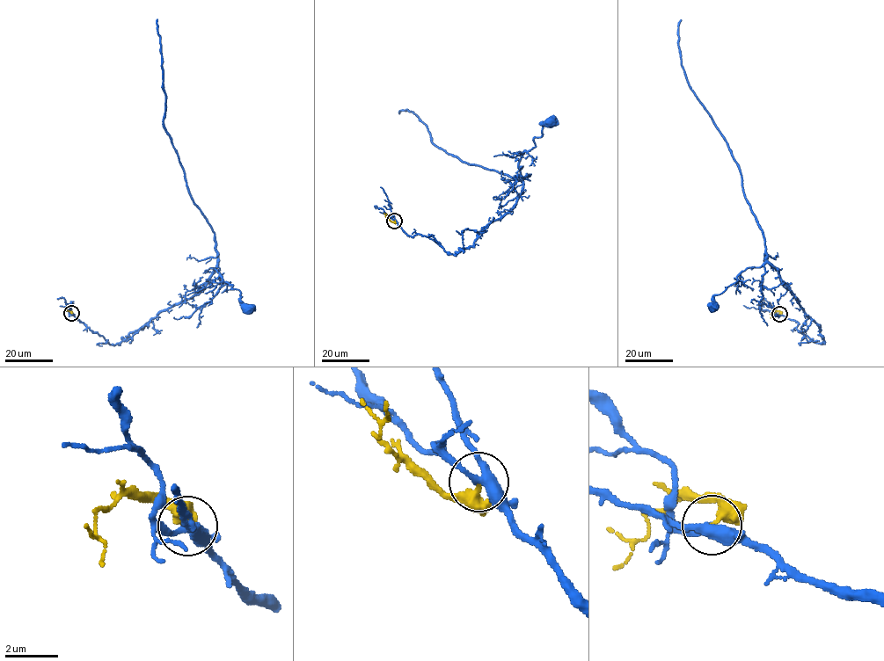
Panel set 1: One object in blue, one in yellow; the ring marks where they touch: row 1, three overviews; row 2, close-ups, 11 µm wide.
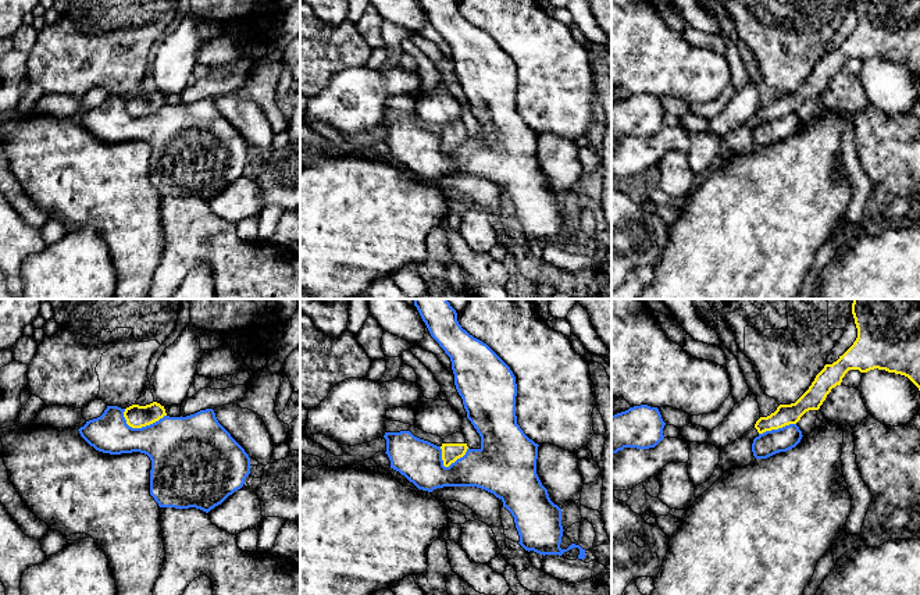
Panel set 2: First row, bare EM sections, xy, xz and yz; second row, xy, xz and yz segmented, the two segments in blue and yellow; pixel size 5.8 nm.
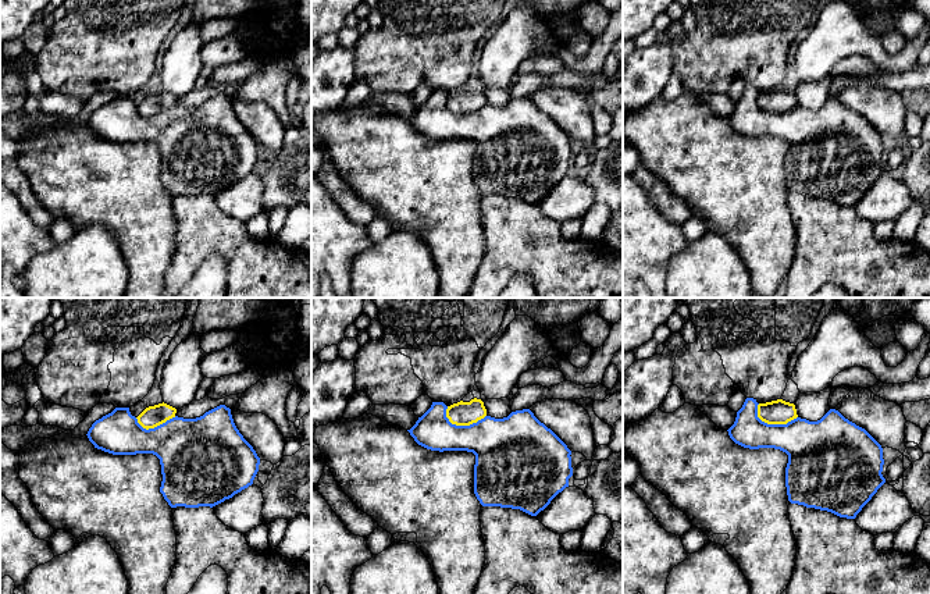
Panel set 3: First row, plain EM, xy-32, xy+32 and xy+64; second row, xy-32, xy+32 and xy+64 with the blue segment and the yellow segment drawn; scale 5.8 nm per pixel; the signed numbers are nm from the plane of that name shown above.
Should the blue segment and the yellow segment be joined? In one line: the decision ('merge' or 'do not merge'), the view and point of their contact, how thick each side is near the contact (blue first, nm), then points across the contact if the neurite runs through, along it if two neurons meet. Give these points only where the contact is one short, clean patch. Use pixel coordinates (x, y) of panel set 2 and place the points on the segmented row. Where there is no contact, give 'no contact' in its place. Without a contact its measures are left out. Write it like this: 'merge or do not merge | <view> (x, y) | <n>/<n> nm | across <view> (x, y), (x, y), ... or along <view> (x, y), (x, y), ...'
do not merge | xy (142, 427) | 360/130 nm | along xy (122, 412), (127, 423), (132, 427), (149, 426), (166, 414)

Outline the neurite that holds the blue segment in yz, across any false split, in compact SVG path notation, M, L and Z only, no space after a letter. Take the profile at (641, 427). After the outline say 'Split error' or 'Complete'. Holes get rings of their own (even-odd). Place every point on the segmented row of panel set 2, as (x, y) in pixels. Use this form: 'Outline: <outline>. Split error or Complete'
Outline: M648 405L611 416L611 455L624 448L655 448L664 438L664 425L659 409Z. Complete

